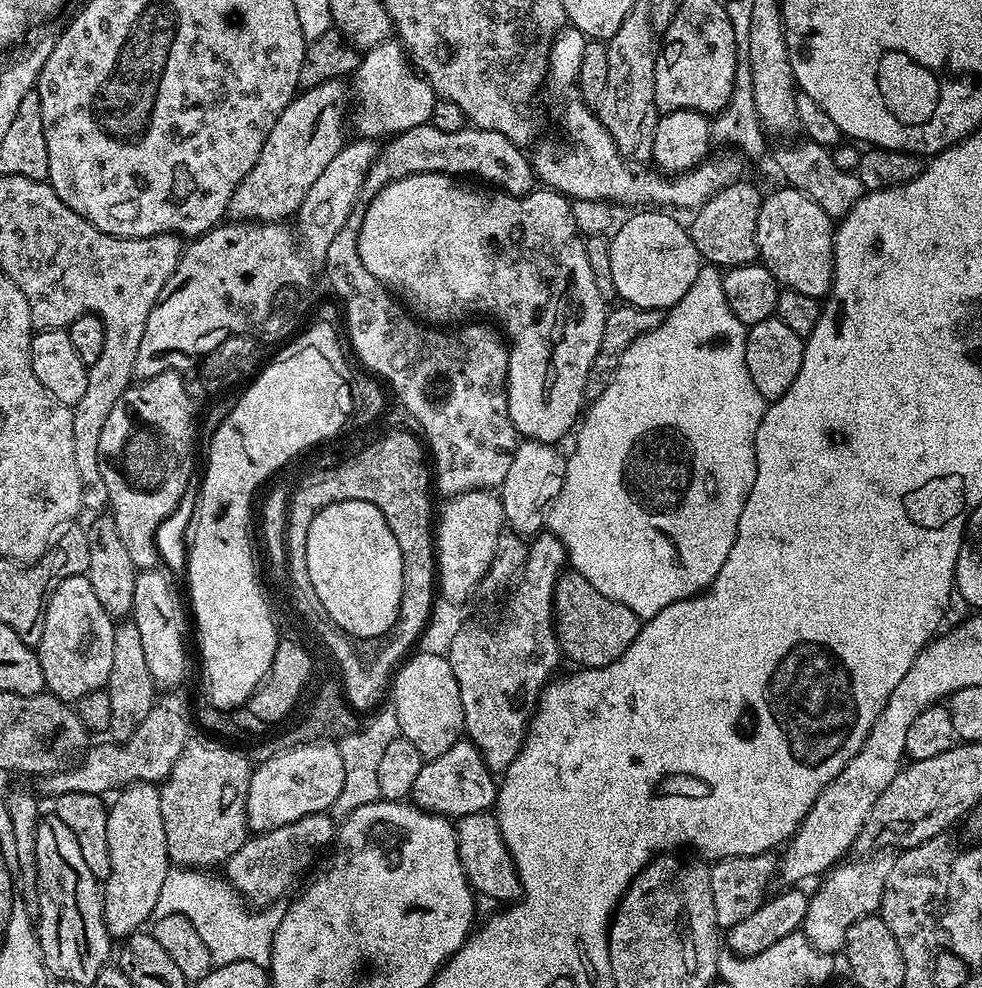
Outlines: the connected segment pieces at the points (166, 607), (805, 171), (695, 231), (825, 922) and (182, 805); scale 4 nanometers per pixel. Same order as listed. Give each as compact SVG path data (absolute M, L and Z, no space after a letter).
M159 567L137 571L130 619L138 626L138 634L142 637L142 650L146 653L146 666L150 666L152 680L164 689L183 682L184 671L188 668L188 652L184 649L185 601L182 596L180 601L175 582L160 571Z
M800 138L797 144L788 144L776 152L776 164L780 172L785 176L787 187L797 188L806 198L810 198L826 214L833 218L842 218L852 209L853 206L866 195L864 184L860 181L859 175L846 170L838 170L834 166L834 158L831 151L818 146L814 141L807 138Z
M740 183L721 188L701 208L695 209L693 216L696 217L690 223L690 233L701 259L720 270L737 268L757 259L756 231L762 192L752 184Z
M876 850L872 853L873 856L864 856L861 860L848 858L835 865L819 881L820 889L811 893L802 931L818 951L839 953L844 947L846 930L850 930L850 926L854 926L858 918L879 913L886 878L890 878L896 856L888 850Z
M193 739L185 744L182 754L178 754L178 762L174 762L174 766L170 770L170 774L159 785L160 801L162 802L162 826L166 826L166 846L168 847L168 858L173 865L181 868L190 868L193 870L212 870L215 864L223 865L234 853L241 848L245 840L250 835L248 827L248 819L246 818L246 794L248 793L248 783L252 777L253 765L250 763L249 757L244 756L240 752L235 752L232 748L227 748L227 743L216 742L220 744L207 744L204 740Z

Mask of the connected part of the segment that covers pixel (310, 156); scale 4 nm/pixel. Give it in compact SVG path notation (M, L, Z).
M343 79L322 82L313 88L303 89L282 110L278 122L274 122L274 130L266 138L266 146L262 146L262 154L258 154L258 162L242 178L238 190L228 203L227 215L236 222L284 222L295 217L299 212L306 194L310 194L310 186L318 182L322 170L334 162L334 158L344 149L346 137L344 137L344 107L349 107L350 92L344 89Z

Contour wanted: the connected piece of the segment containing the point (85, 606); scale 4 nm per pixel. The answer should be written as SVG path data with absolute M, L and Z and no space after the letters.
M87 575L60 580L45 603L44 629L38 645L45 689L60 700L75 702L82 694L104 688L110 678L110 662L114 662L115 633L113 617L102 610Z

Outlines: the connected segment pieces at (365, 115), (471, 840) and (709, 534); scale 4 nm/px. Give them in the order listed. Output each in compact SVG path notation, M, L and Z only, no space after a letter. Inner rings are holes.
M395 39L382 42L363 53L354 73L355 80L356 128L361 137L388 138L397 132L405 132L431 121L438 99L436 91L428 85L423 75L414 71L404 45Z
M491 811L466 814L455 821L454 827L458 858L462 862L462 870L473 893L481 897L489 896L492 900L504 900L503 902L519 900L522 889L516 873L516 864L512 861L510 850L502 838L502 830L495 815Z
M712 266L702 267L690 290L676 305L667 309L664 323L630 342L626 354L622 354L622 362L618 362L618 370L612 373L610 386L606 386L602 395L587 405L582 423L575 433L576 449L572 456L570 452L567 457L562 490L548 510L547 531L559 538L568 552L568 564L582 574L582 578L586 578L598 594L606 594L606 598L622 602L622 606L630 606L630 610L641 618L658 614L658 610L679 600L701 595L714 582L718 570L726 566L726 557L734 546L742 506L746 506L746 498L756 481L756 431L766 407L762 394L758 394L758 386L754 386L750 378L750 370L746 370L747 337L748 328L734 318L734 310L730 310L730 302L726 302L721 273Z

